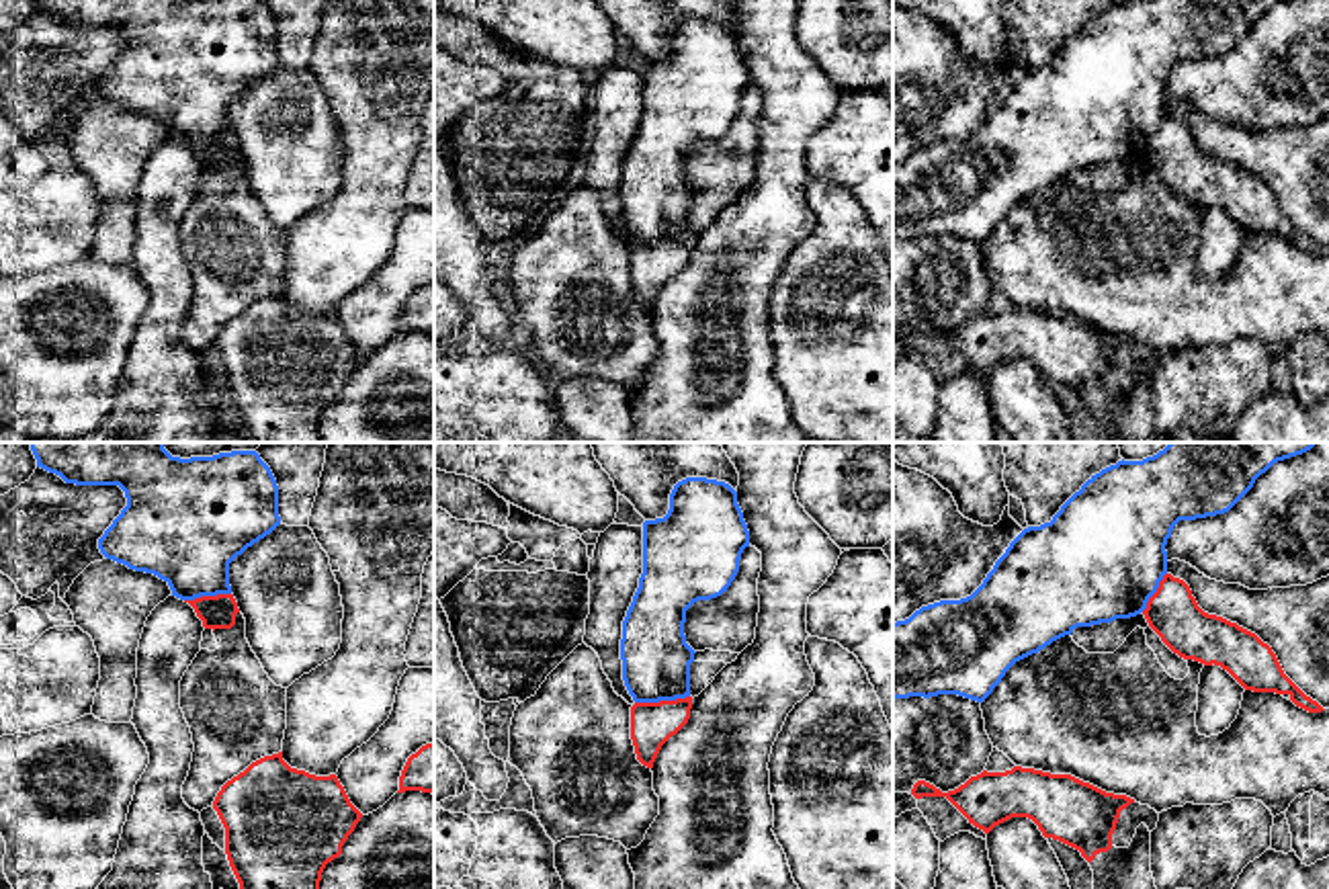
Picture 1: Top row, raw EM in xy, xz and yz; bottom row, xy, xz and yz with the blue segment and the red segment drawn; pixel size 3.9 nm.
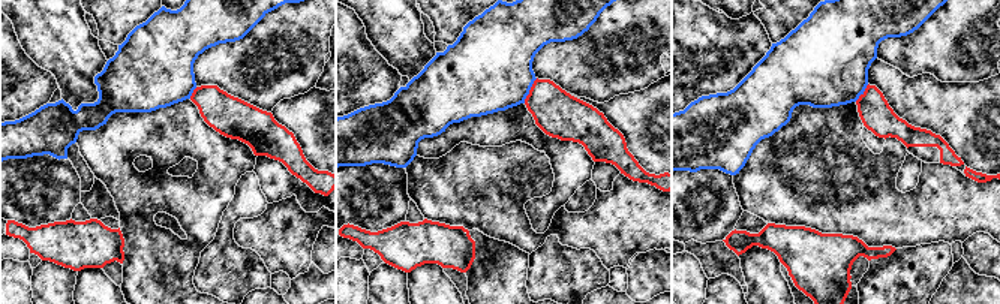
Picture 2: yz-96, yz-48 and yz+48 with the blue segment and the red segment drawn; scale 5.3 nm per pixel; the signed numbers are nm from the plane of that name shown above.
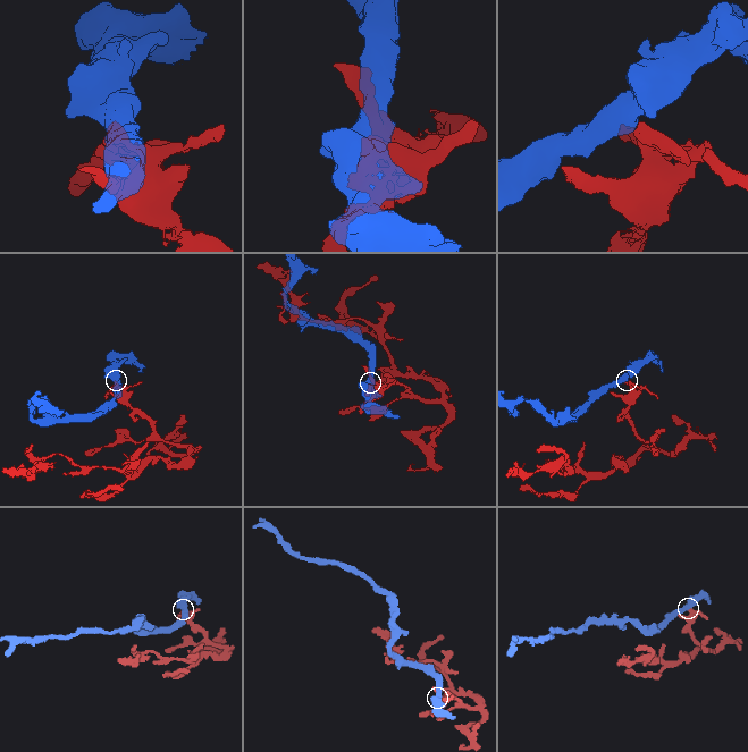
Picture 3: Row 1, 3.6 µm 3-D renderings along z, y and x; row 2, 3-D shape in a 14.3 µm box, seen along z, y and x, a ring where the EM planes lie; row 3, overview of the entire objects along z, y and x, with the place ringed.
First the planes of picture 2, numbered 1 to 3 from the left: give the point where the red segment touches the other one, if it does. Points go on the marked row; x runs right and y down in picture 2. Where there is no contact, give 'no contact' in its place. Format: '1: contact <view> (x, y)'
1: contact yz-96 (192, 92)
2: contact yz-48 (529, 89)
3: contact yz+48 (862, 93)

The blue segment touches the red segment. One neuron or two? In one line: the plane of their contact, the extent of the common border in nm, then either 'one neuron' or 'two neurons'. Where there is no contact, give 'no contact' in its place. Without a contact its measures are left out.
meets blue in xz; contact 220 nm long; two neurons

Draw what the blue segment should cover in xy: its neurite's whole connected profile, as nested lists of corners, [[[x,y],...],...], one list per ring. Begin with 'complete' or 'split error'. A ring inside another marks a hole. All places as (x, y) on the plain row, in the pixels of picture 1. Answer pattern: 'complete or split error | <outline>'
complete | [[[37,0],[76,27],[119,27],[127,47],[98,80],[106,100],[164,121],[172,137],[231,135],[229,104],[278,66],[278,27],[262,0]]]

